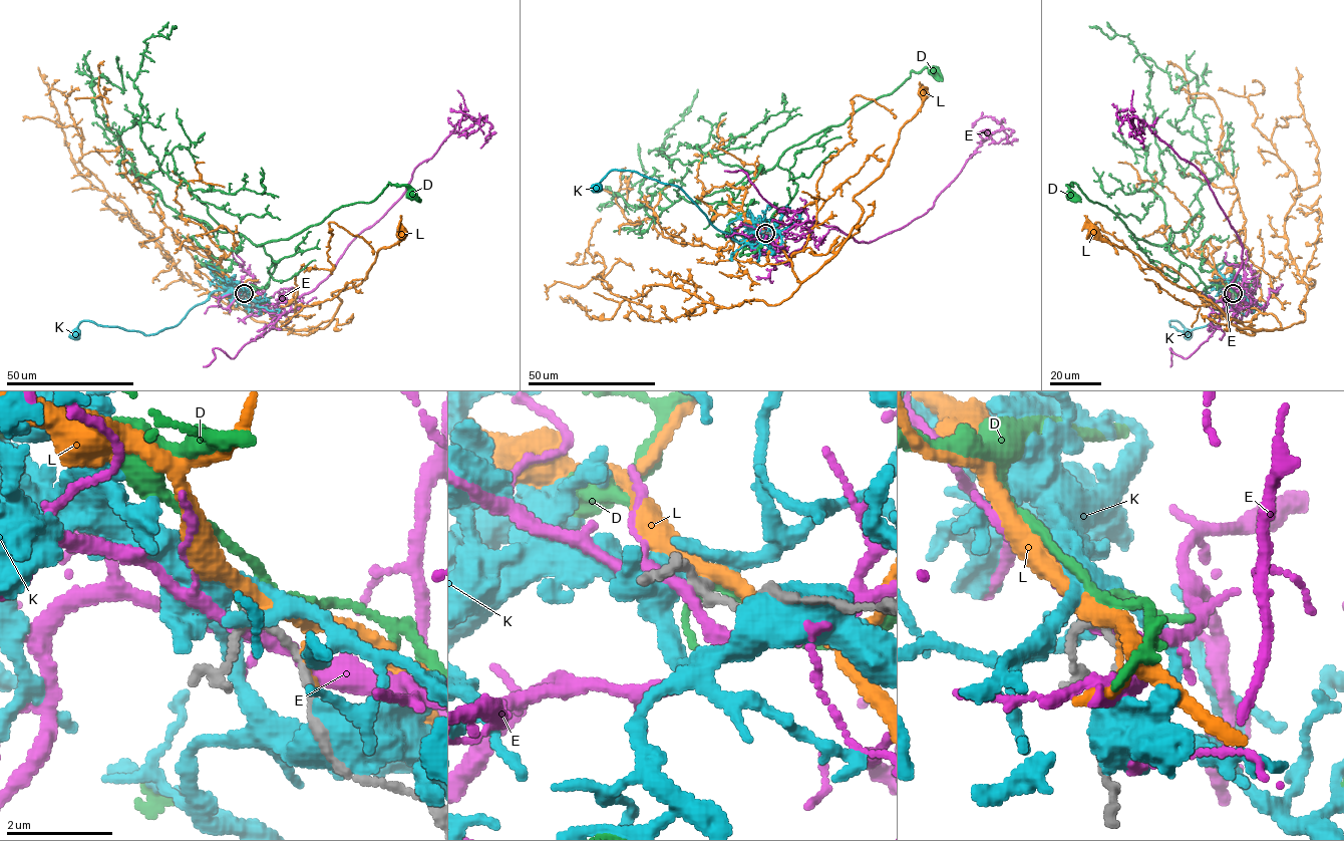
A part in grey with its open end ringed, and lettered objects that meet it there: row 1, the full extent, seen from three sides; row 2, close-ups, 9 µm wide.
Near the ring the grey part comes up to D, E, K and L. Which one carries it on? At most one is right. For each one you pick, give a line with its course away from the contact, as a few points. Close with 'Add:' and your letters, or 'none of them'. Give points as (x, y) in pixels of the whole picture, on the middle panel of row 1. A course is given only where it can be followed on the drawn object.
Add: none of them

